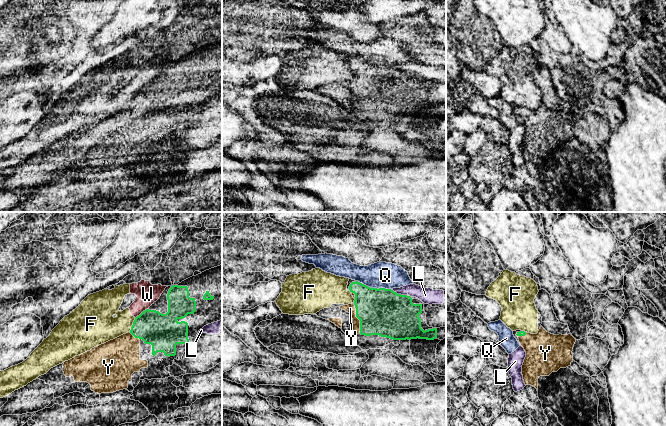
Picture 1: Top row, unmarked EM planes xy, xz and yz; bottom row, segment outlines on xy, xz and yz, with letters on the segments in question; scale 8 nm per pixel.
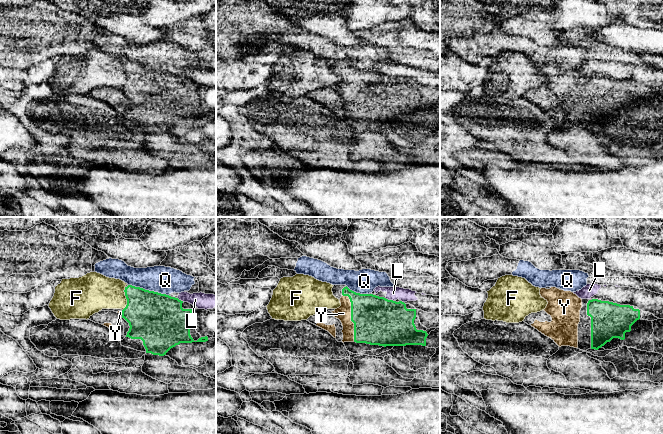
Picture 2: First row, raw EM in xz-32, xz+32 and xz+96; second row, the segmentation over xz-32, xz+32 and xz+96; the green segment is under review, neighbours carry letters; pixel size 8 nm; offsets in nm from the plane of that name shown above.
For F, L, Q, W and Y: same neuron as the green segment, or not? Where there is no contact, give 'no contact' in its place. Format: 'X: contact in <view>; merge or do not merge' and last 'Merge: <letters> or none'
F: contact in xy; do not merge
L: contact in xz; do not merge
Q: contact in xz; do not merge
W: contact in xy; do not merge
Y: contact in xz; merge
Merge: Y

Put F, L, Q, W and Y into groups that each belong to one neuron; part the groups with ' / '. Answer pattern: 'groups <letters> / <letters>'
groups F W / L / Q / Y

